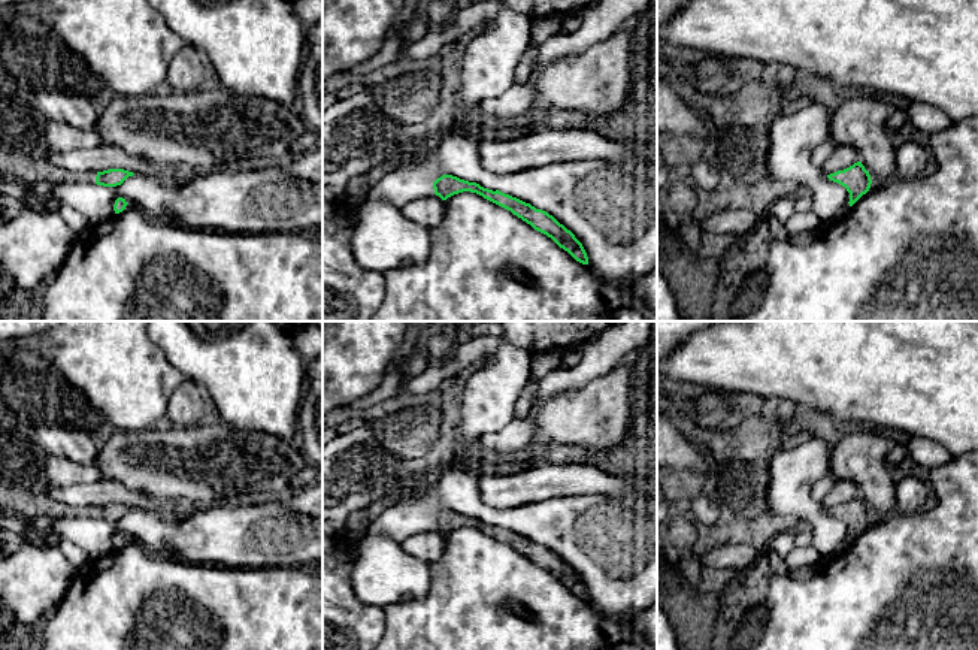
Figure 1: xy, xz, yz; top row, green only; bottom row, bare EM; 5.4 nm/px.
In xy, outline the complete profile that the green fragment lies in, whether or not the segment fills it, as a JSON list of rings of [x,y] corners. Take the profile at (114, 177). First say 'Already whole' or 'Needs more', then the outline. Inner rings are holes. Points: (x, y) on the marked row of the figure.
Needs more. [[[9,78],[0,81],[0,176],[21,179],[25,184],[49,182],[52,185],[81,184],[81,185],[121,185],[133,172],[124,169],[109,169],[103,172],[72,172],[54,166],[48,161],[52,151],[45,136],[46,117],[36,111],[28,102],[22,100],[16,91],[21,85]]]

